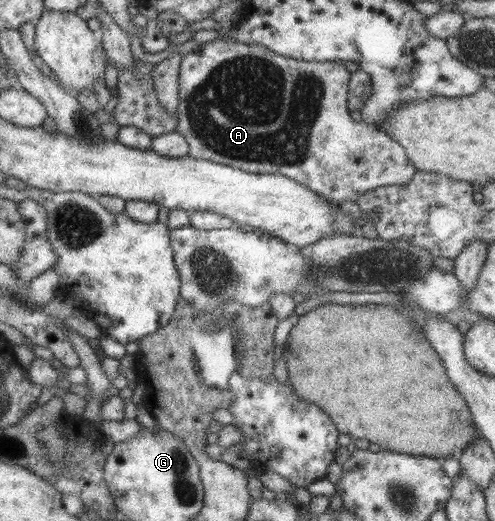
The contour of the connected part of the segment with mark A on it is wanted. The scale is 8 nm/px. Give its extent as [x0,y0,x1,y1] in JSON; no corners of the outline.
[175,38,416,203]

